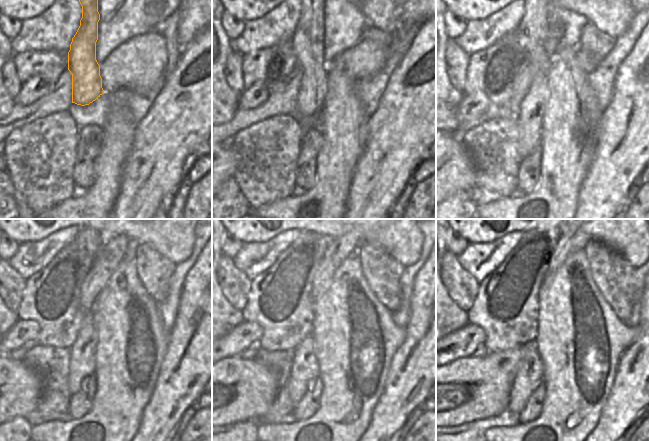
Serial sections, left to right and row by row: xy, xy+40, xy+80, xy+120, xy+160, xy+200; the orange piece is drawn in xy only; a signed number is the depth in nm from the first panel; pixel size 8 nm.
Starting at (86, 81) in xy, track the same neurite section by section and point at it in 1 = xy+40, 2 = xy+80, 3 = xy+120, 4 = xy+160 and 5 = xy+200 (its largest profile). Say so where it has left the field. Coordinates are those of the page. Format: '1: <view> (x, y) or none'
1: xy+40 (308, 39)
2: xy+80 (533, 29)
3: xy+120 (82, 361)
4: xy+160 (305, 369)
5: xy+200 (528, 374)

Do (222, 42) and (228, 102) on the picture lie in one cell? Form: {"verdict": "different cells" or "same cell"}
{"verdict": "same cell"}

